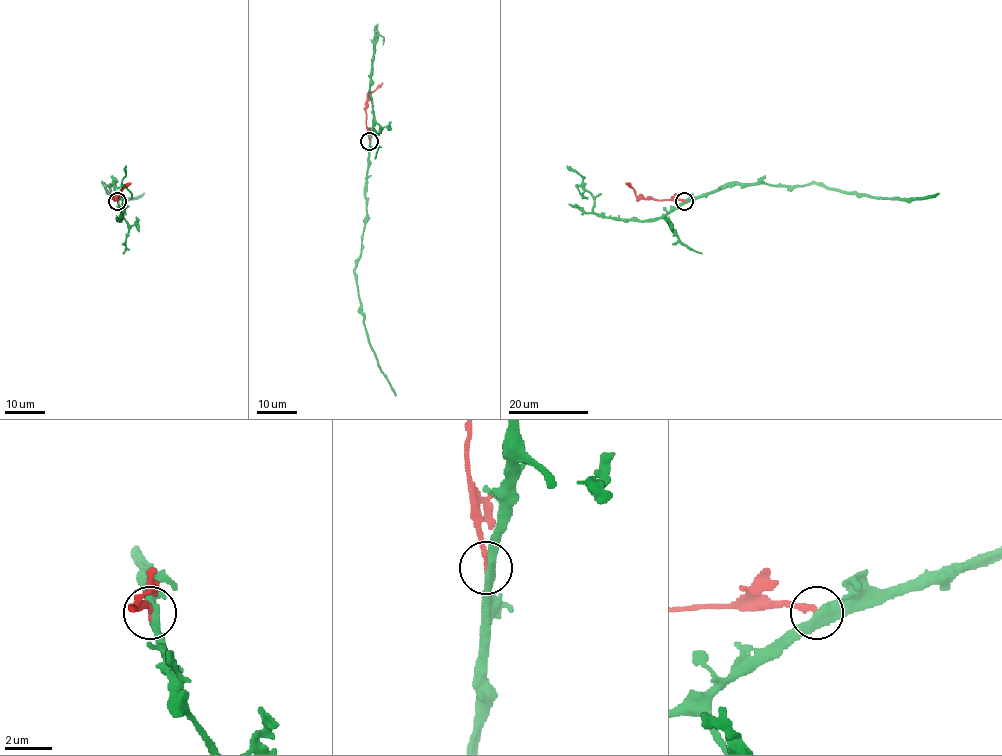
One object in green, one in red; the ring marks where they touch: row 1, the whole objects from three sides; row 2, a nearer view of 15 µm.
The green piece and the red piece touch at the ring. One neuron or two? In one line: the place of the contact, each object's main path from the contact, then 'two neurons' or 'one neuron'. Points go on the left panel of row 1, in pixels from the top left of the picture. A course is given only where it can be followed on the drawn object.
at (117, 201); green runs (117, 201), (114, 183), (109, 186), (102, 183), (116, 198), (137, 198), (144, 193); red runs (117, 201), (114, 198), (130, 183); one neuron

